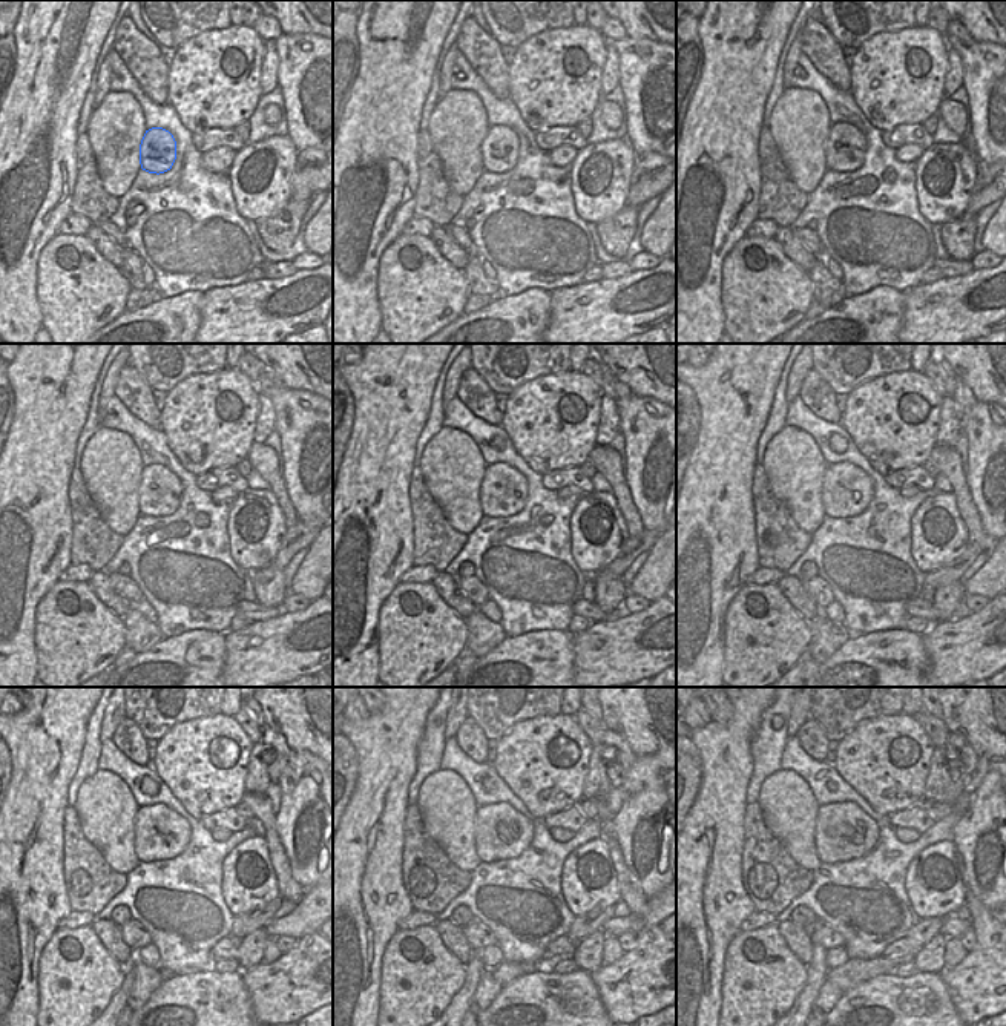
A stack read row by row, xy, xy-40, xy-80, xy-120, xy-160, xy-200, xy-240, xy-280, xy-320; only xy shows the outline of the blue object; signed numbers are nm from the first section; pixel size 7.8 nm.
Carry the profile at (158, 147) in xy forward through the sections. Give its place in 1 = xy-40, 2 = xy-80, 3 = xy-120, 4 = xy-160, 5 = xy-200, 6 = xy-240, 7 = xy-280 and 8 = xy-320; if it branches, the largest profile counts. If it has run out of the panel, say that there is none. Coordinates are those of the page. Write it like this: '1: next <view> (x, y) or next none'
1: next xy-40 (500, 144)
2: next xy-80 (845, 146)
3: next xy-120 (160, 491)
4: next xy-160 (503, 491)
5: next xy-200 (847, 489)
6: next xy-240 (160, 833)
7: next xy-280 (502, 833)
8: next xy-320 (842, 831)

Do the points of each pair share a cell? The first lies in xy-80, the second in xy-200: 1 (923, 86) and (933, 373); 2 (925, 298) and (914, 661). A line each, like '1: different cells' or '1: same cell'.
1: different cells
2: different cells

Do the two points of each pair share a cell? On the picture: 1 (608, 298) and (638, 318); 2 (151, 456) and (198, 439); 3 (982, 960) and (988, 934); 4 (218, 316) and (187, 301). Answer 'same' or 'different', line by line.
1: same
2: different
3: same
4: different

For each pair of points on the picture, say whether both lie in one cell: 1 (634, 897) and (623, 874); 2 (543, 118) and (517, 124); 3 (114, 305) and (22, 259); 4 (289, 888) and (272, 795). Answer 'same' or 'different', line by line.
1: same
2: different
3: different
4: different

